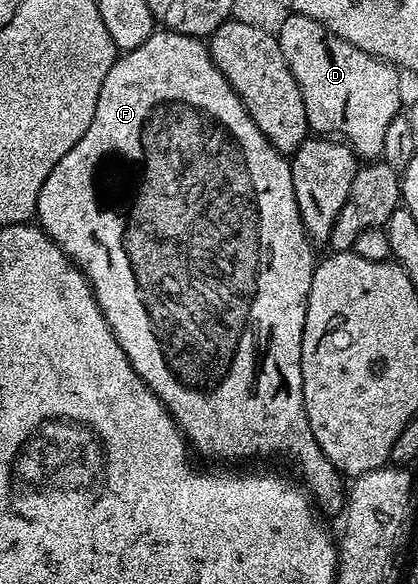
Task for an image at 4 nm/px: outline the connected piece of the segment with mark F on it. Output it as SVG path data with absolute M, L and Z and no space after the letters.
M159 28L149 36L149 40L145 40L145 44L141 44L141 48L128 50L116 57L113 68L109 68L109 76L105 76L105 84L101 84L97 108L93 108L93 120L89 128L85 128L85 136L81 136L81 140L77 140L77 144L73 144L73 148L69 148L69 152L57 160L57 164L53 164L53 172L49 172L45 184L41 184L35 218L39 229L44 230L83 271L129 364L133 364L137 376L141 376L143 383L159 397L163 407L179 425L190 449L198 457L200 454L203 458L227 462L230 458L255 458L258 454L267 458L270 454L280 454L295 465L299 473L298 481L306 487L314 505L324 515L338 515L344 509L344 475L321 452L309 428L303 403L301 340L305 332L307 297L311 291L311 278L315 274L317 258L311 255L313 243L307 237L297 208L291 163L271 147L261 128L253 124L235 89L229 80L225 80L217 64L213 64L208 43L204 39Z

